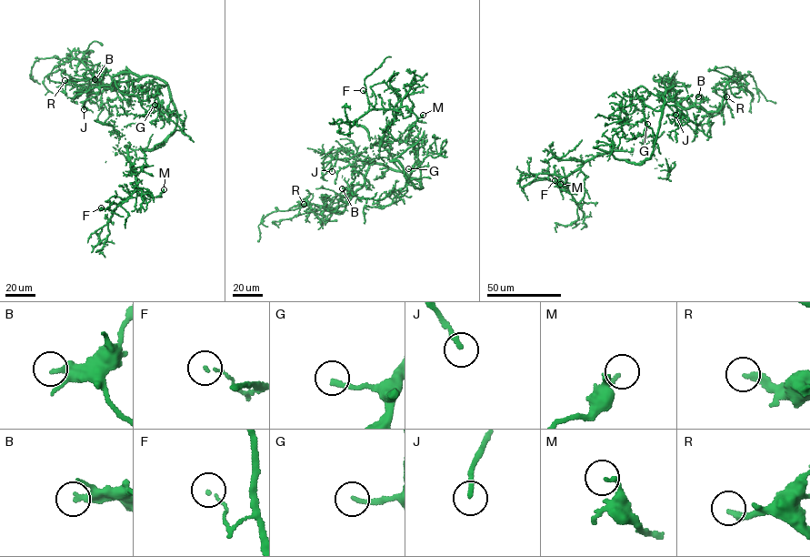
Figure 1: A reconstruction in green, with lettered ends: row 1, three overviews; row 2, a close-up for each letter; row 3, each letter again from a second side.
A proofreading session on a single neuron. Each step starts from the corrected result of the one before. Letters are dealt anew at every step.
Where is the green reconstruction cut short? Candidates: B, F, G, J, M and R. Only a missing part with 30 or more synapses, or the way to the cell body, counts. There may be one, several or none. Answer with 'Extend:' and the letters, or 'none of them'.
Extend: G, J, R

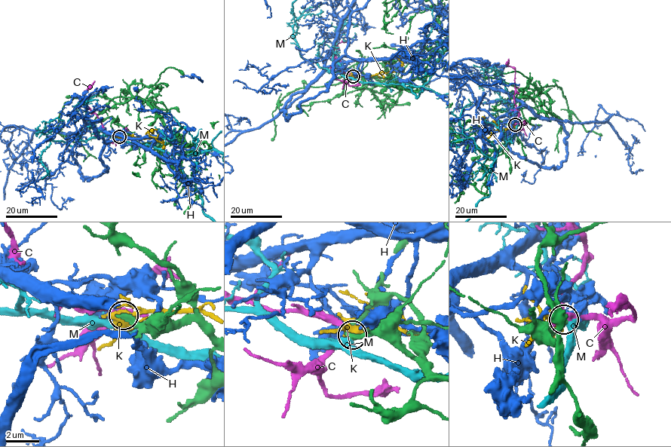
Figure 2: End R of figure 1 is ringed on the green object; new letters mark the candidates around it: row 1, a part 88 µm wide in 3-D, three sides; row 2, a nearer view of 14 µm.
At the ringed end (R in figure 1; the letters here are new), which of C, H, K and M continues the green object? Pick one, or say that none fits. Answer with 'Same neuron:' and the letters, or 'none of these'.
Same neuron: C

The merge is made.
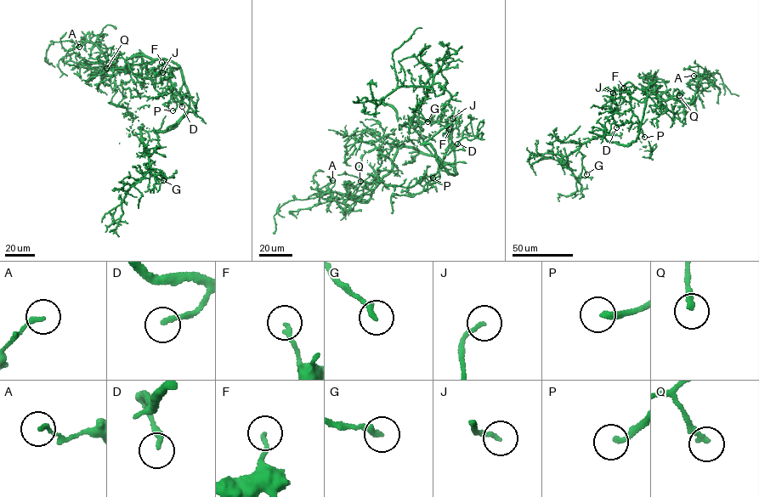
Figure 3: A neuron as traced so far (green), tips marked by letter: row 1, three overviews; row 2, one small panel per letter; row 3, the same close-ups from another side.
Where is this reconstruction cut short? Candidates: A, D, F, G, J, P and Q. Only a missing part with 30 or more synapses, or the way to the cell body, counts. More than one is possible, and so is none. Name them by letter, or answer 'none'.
D, J, P

